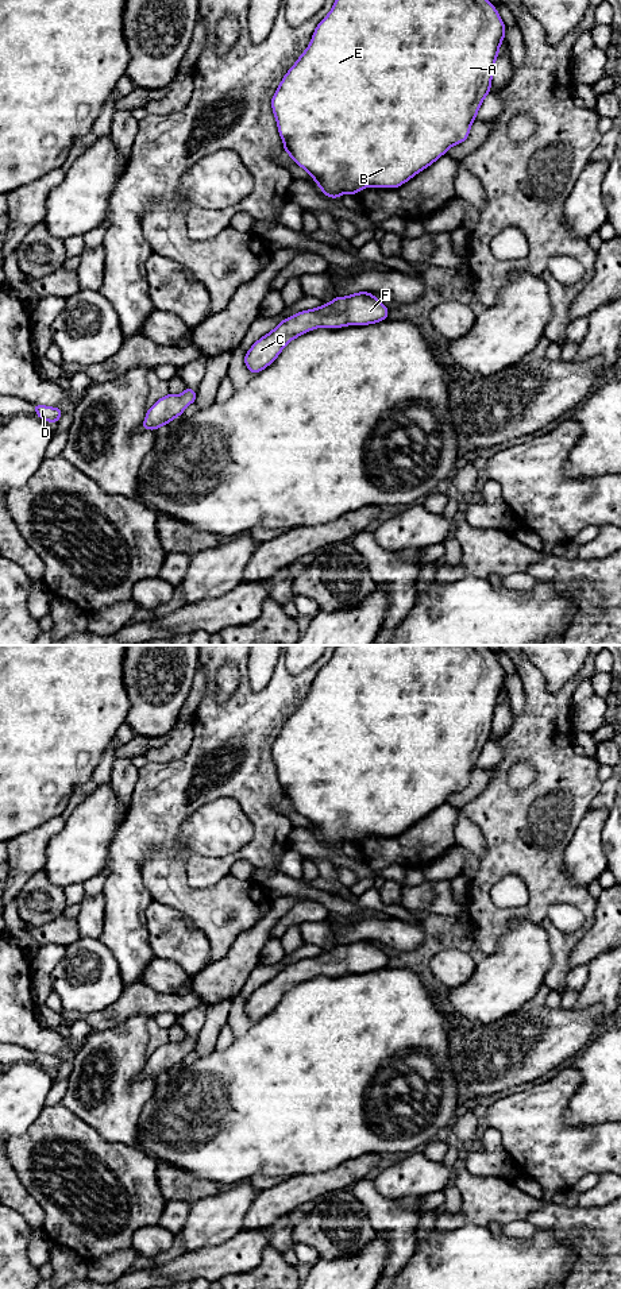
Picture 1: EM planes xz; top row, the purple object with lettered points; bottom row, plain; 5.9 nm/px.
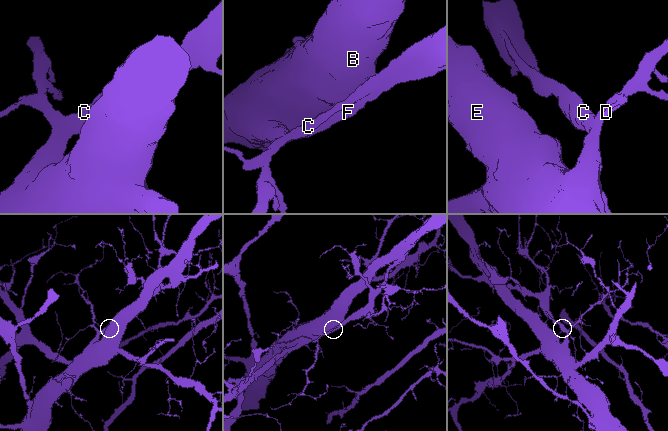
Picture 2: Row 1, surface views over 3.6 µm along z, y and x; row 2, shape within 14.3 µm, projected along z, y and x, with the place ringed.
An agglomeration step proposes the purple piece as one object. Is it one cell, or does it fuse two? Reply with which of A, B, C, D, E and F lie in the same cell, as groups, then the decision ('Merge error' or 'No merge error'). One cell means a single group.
Groups: A B C D E F. No merge error

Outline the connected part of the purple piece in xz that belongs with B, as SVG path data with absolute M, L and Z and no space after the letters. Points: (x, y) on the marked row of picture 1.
M336 0L332 11L317 24L309 46L285 74L271 99L284 150L315 178L323 194L331 198L344 193L356 194L369 186L401 186L444 155L451 146L468 138L482 100L490 93L493 69L505 31L495 7L487 0Z

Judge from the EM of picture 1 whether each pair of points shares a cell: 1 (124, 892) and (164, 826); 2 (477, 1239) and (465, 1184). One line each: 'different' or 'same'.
1: same
2: different

